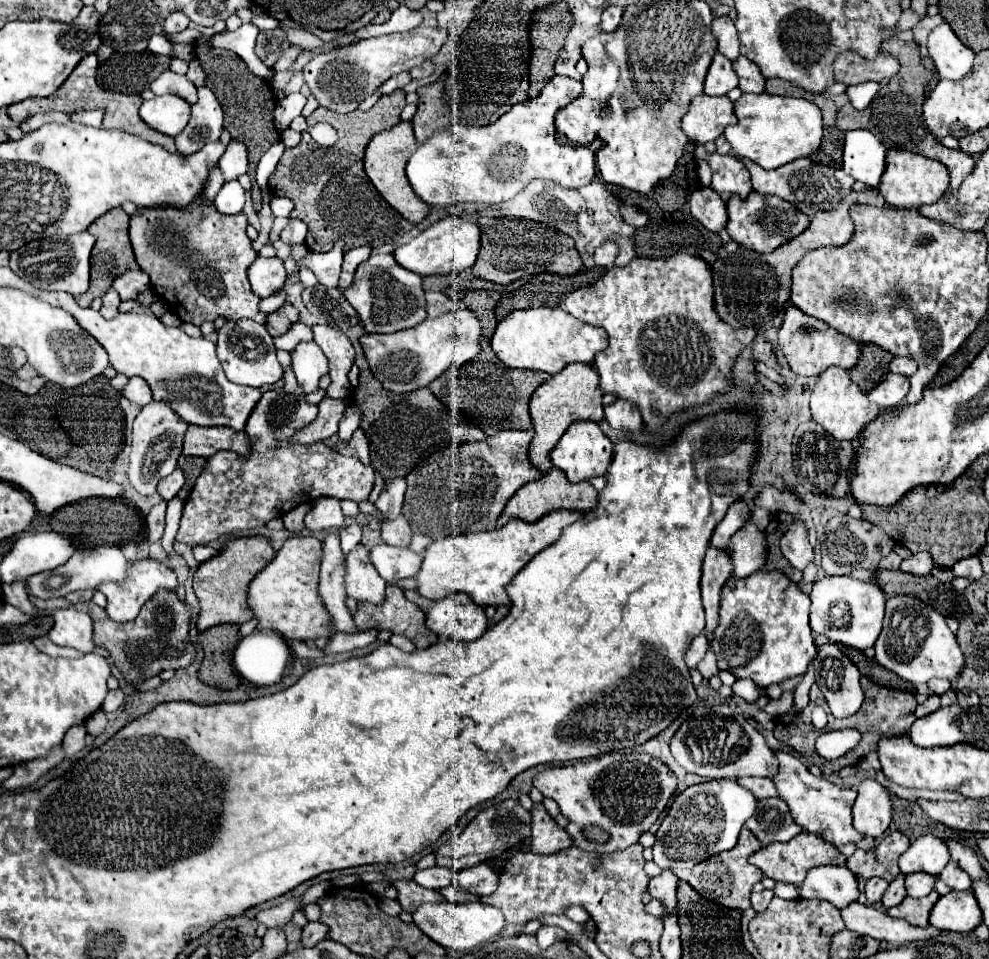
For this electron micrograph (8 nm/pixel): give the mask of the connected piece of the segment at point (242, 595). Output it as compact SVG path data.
M253 536L227 542L215 558L203 562L193 580L193 590L199 600L197 630L205 632L207 628L217 624L245 624L247 620L251 620L253 612L247 606L247 586L273 556L275 550L269 546L269 540L263 536Z

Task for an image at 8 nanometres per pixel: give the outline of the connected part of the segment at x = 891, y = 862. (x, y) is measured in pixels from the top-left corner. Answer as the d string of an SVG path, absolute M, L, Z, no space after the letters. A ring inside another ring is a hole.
M899 830L889 832L875 848L871 850L857 848L857 852L851 858L847 858L847 866L853 868L853 874L859 880L869 880L879 876L887 882L893 882L895 876L899 874L897 860L901 852L909 848L909 844L911 844L909 838Z

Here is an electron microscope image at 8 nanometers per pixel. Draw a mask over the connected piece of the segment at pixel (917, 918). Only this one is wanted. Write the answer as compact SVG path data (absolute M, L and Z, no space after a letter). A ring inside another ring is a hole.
M931 892L929 896L925 898L911 898L907 896L899 906L887 910L889 916L895 916L895 918L903 918L907 920L911 926L929 926L929 910L933 908L933 904L937 902L939 894L937 892Z

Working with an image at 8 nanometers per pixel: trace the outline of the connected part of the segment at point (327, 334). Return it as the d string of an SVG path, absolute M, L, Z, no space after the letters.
M323 324L313 326L313 334L315 334L315 342L329 358L331 384L327 388L327 396L347 398L351 392L347 375L349 368L355 362L355 352L353 352L349 338L343 332L339 332L331 326L323 326Z

